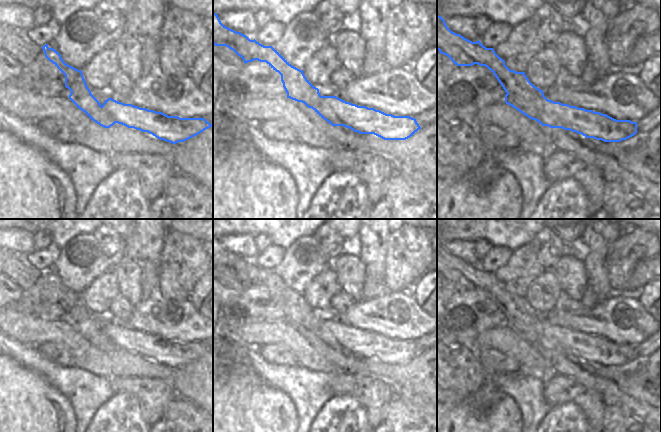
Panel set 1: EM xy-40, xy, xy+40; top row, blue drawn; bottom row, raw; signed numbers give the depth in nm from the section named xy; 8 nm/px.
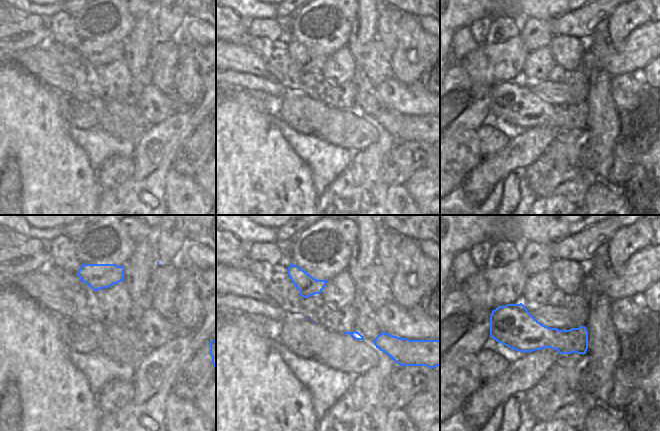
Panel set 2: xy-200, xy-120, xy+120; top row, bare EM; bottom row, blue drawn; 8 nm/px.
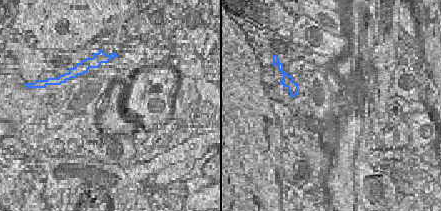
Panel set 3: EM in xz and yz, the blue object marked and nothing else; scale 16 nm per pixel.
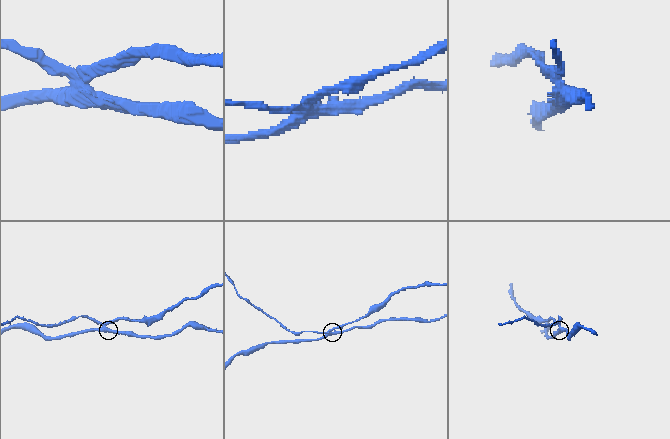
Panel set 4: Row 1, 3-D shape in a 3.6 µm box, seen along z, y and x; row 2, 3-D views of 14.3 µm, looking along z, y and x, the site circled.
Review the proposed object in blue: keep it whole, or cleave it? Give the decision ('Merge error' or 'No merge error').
Merge error.

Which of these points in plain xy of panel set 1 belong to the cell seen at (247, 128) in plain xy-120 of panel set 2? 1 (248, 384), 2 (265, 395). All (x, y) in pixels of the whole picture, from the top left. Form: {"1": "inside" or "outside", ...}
{"1": "inside", "2": "inside"}

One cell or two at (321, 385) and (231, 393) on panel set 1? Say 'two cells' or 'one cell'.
two cells

